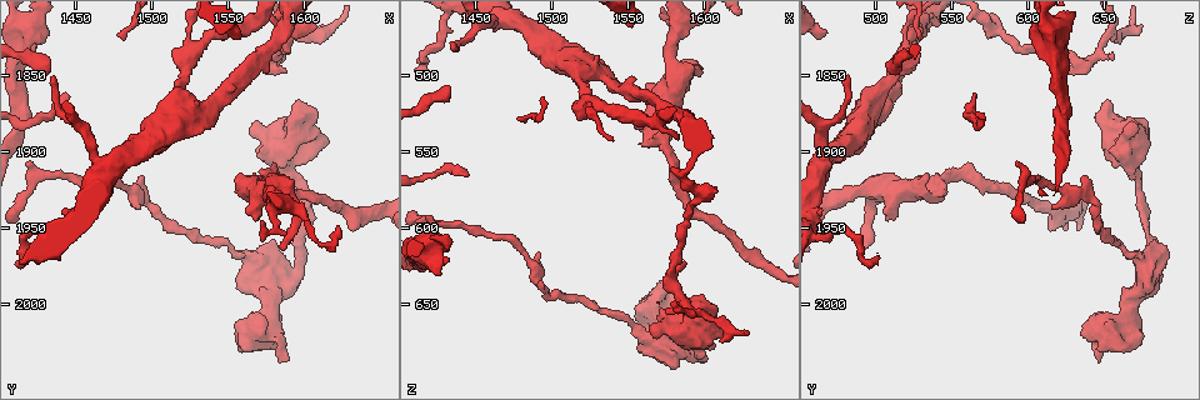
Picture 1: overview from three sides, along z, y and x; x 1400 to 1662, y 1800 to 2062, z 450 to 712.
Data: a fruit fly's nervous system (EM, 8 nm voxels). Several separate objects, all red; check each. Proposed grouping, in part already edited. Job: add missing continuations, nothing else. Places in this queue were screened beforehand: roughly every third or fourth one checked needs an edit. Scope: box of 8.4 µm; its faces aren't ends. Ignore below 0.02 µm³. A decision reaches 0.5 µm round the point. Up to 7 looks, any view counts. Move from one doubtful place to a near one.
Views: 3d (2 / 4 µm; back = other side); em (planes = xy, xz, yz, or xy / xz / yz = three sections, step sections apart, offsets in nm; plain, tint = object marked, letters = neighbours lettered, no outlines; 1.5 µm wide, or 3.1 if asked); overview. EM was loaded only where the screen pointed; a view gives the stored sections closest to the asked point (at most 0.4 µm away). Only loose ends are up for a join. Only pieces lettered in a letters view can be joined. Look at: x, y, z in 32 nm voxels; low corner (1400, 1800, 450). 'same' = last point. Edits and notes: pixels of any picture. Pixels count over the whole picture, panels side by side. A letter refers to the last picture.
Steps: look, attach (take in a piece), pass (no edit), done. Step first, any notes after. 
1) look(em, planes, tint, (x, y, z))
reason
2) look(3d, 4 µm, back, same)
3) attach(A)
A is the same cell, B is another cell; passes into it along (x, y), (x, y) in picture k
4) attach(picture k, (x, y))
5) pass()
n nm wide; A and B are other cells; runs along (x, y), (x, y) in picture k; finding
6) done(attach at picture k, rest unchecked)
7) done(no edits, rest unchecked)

look(3d, 4 µm, (1434, 1850, 478))
thin end

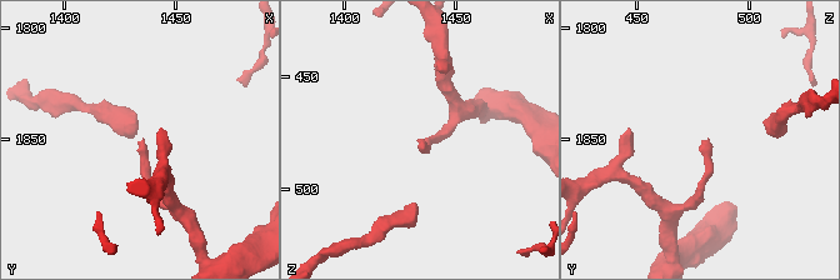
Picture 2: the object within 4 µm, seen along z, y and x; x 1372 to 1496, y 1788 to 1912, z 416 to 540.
look(em, xy, step 4, tint, (1435, 1851, 480))
need the tissue

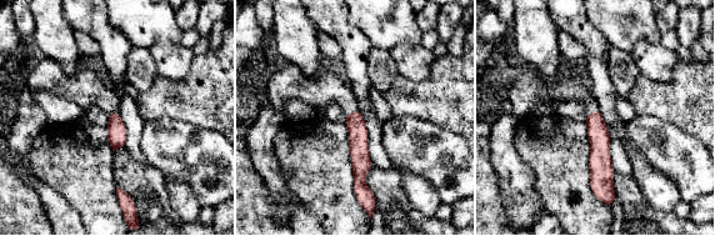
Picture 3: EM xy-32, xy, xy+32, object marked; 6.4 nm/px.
look(em, planes, letters, same)

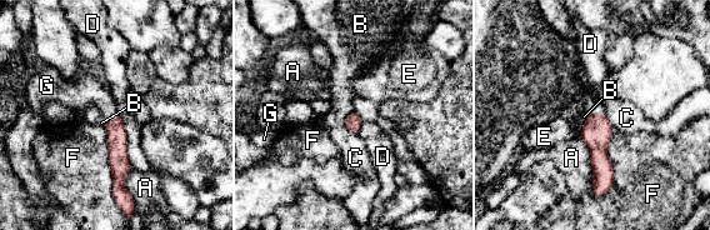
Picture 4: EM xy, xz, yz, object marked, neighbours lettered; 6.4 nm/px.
attach(G)
110 nm wide; G is the same cell, A, B, C, D, E and F are other cells; passes into it along (596, 133), (595, 114), (593, 105) in picture 4; the cell continues

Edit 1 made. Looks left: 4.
look(em, xy, step 4, letters, (1588, 1964, 492))
free end

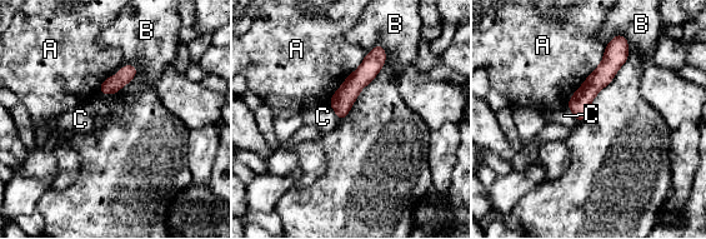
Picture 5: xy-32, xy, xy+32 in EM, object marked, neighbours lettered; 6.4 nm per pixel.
look(em, planes, letters, same)

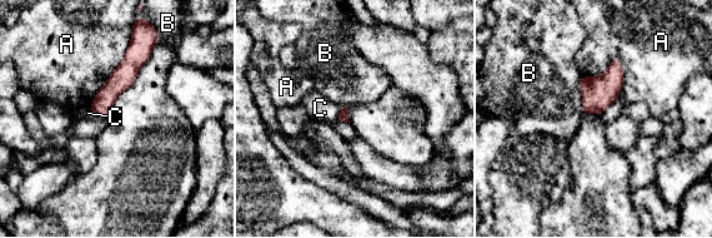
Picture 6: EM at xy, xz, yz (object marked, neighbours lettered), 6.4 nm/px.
pass()
A touches over 280 nm; A, B and C are other cells; no lettered piece goes on from it

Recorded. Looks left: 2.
look(em, xz, step 8, letters, (1572, 1898, 652))
thick end

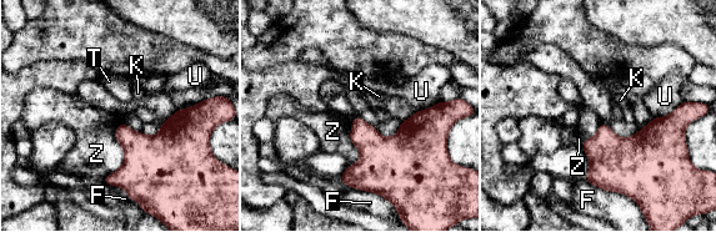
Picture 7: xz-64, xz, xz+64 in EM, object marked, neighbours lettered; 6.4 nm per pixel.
pass()
F, K, T, U and Z are other cells; border along (124, 121), (123, 164), (103, 180) in picture 7; no lettered piece goes on from it

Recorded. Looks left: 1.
done(attach at picture 4, rest unchecked)

